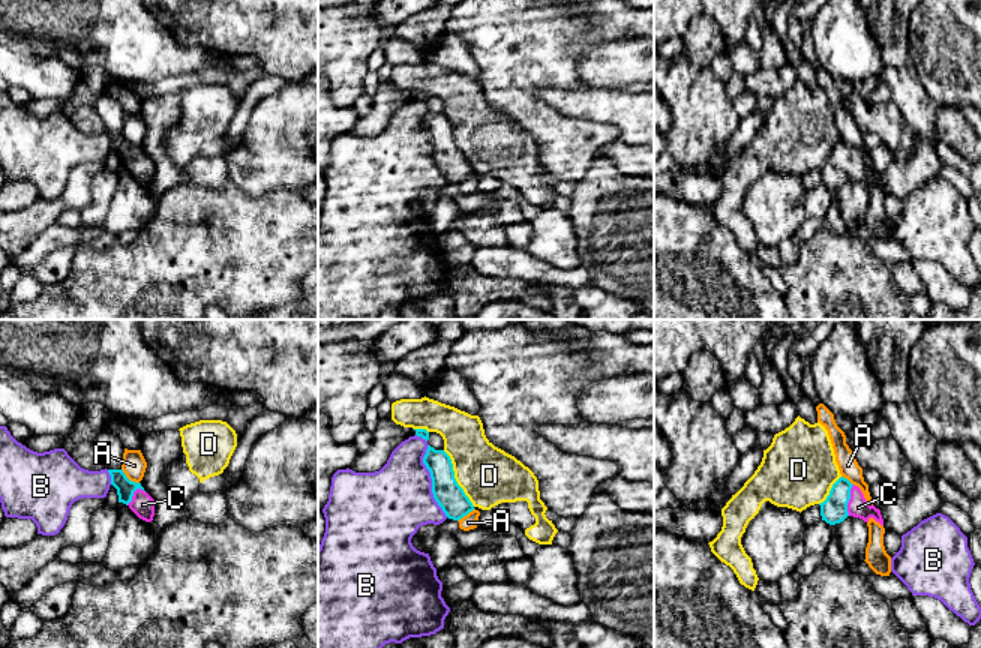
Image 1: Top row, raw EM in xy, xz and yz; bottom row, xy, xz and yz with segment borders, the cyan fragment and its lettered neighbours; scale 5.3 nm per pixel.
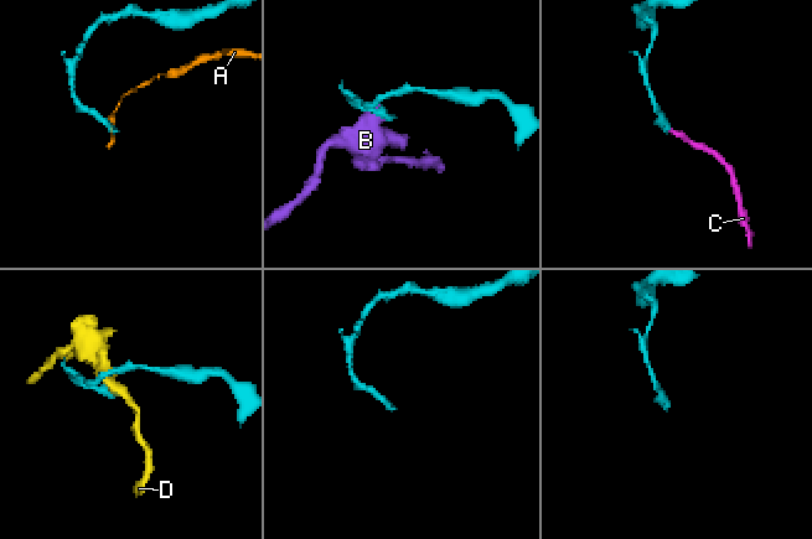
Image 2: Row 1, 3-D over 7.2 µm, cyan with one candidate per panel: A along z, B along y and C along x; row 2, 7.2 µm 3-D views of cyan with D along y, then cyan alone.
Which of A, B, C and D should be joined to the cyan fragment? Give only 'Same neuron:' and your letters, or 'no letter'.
Same neuron: C

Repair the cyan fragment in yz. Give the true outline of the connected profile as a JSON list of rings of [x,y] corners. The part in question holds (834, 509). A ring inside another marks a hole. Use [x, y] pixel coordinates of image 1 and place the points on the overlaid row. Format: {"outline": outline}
{"outline": [[[840,477],[831,488],[830,495],[820,506],[820,516],[830,525],[843,522],[848,516],[868,522],[873,518],[884,526],[880,510],[870,506],[861,489],[848,478]]]}

